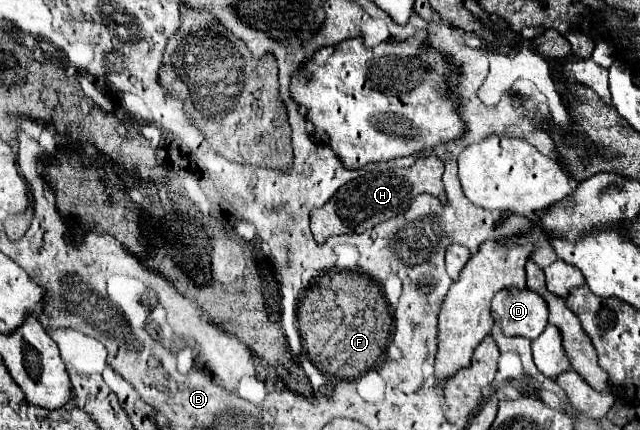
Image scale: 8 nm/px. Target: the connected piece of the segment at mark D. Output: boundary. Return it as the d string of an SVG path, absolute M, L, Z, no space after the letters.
M511 287L499 291L491 303L491 313L499 329L509 337L521 335L527 339L537 339L549 323L547 303L529 289L521 291Z

